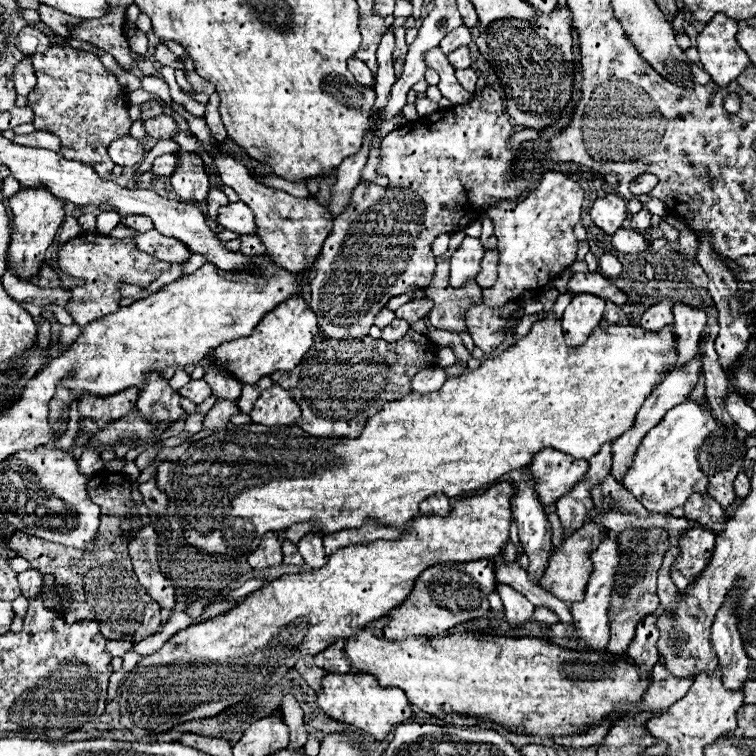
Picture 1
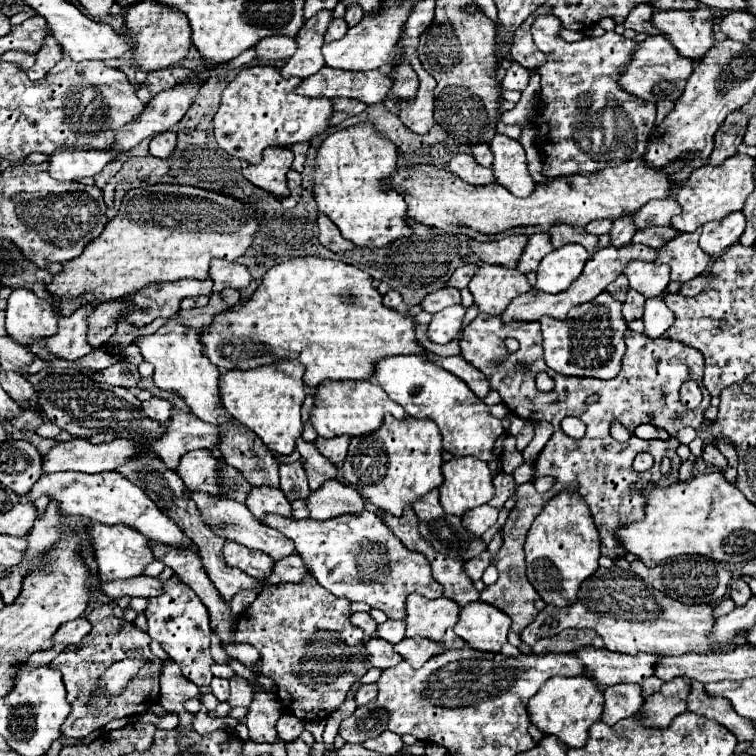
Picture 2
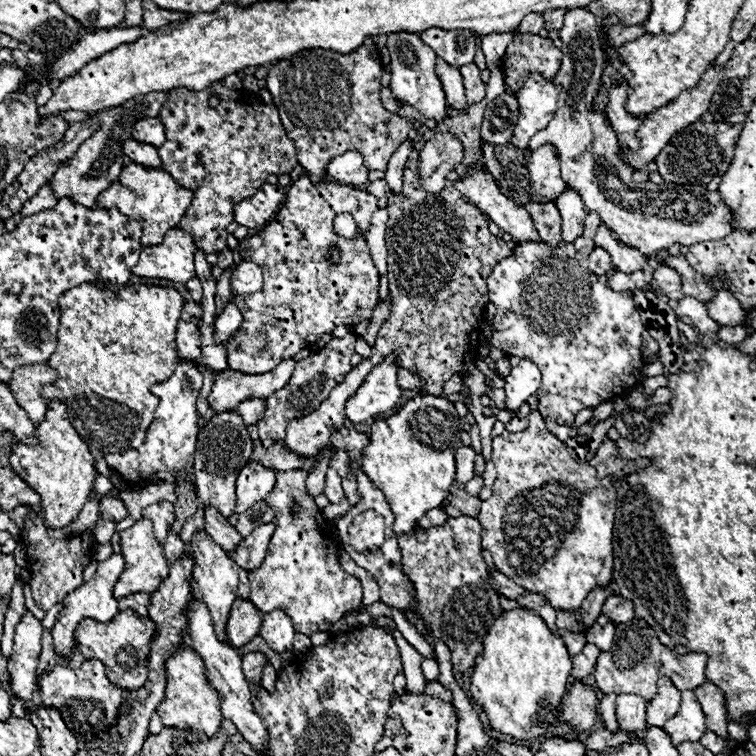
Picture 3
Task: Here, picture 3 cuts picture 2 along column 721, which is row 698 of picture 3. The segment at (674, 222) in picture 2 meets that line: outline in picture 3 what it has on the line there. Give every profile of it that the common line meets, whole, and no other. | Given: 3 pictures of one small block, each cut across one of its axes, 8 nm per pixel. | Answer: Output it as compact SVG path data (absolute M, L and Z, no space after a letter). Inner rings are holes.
M180 648L172 658L166 662L166 696L158 706L158 714L168 728L178 730L198 730L204 732L208 738L212 738L220 724L222 724L222 712L220 712L220 696L218 692L208 684L204 662L198 654L194 654L190 648Z

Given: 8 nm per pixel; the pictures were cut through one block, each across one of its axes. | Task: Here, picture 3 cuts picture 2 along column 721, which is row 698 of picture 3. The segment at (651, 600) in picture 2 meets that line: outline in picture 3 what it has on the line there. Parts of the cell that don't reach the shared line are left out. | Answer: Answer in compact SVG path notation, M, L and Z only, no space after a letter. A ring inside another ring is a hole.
M632 618L626 624L616 624L612 650L600 652L596 660L594 680L602 694L638 694L646 700L652 700L656 696L656 682L662 676L668 676L678 690L694 690L702 686L706 682L706 664L708 656L704 652L690 652L686 656L678 656L668 646L660 644L656 632L646 622L642 622L640 618Z

